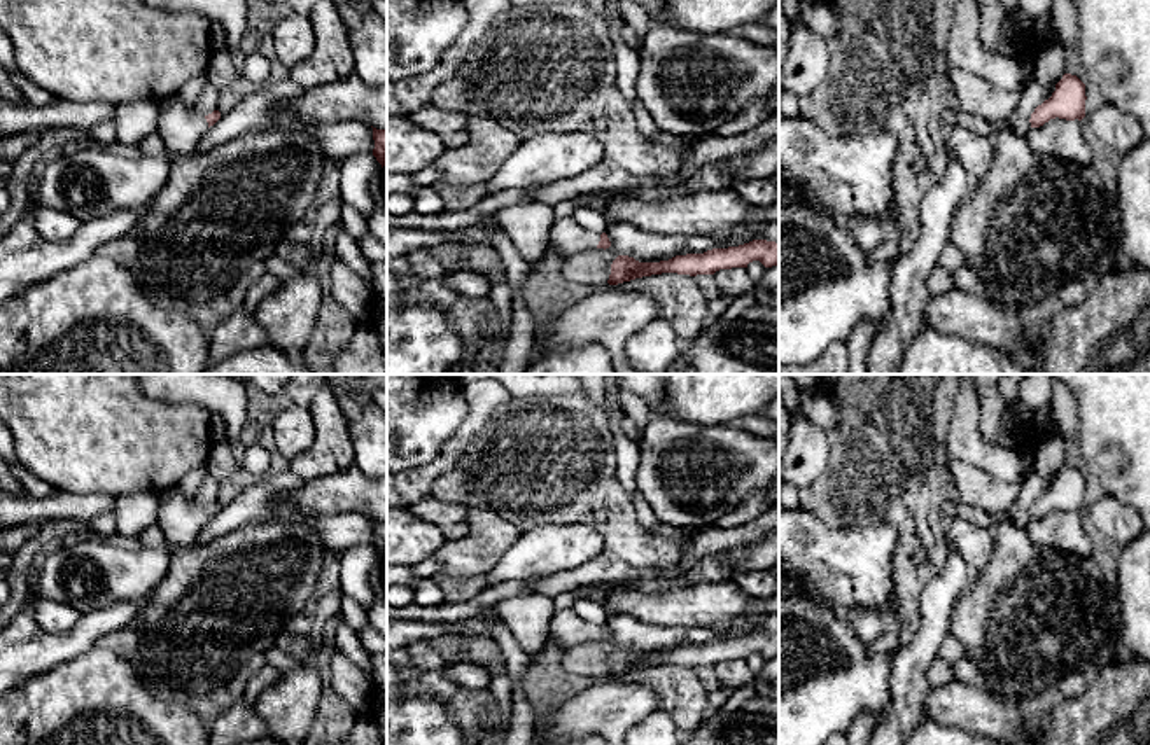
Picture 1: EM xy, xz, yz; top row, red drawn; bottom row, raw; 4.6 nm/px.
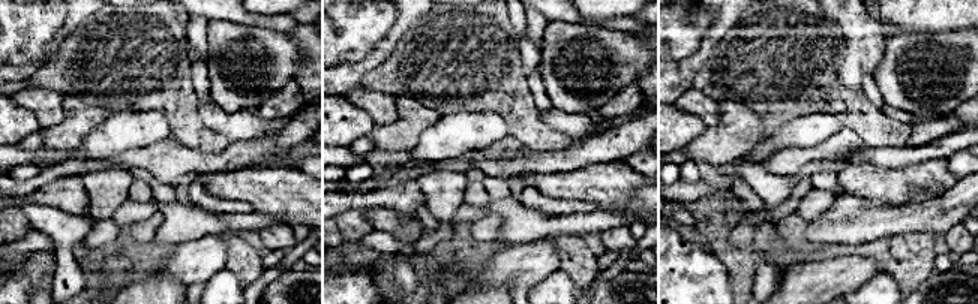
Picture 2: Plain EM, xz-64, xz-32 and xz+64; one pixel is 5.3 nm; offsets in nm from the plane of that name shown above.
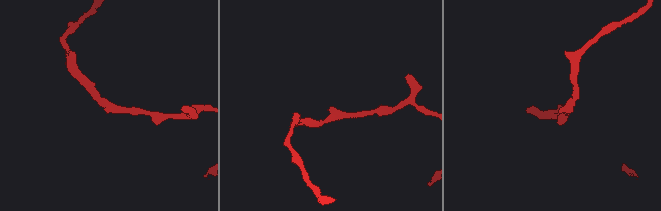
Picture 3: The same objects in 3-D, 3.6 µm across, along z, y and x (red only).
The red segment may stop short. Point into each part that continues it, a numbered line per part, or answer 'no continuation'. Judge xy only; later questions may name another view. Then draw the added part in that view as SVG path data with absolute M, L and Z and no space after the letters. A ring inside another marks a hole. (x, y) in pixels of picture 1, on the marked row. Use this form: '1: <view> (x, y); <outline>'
1: xy (84, 182); M182 105L161 110L158 133L165 156L116 156L103 147L58 150L40 166L35 206L65 212L81 222L154 201L168 180L170 159L189 152L208 129L205 117Z

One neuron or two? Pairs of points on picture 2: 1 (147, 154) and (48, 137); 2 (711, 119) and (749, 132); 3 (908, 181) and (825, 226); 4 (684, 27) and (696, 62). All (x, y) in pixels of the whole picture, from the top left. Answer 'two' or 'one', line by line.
1: two
2: one
3: two
4: two

